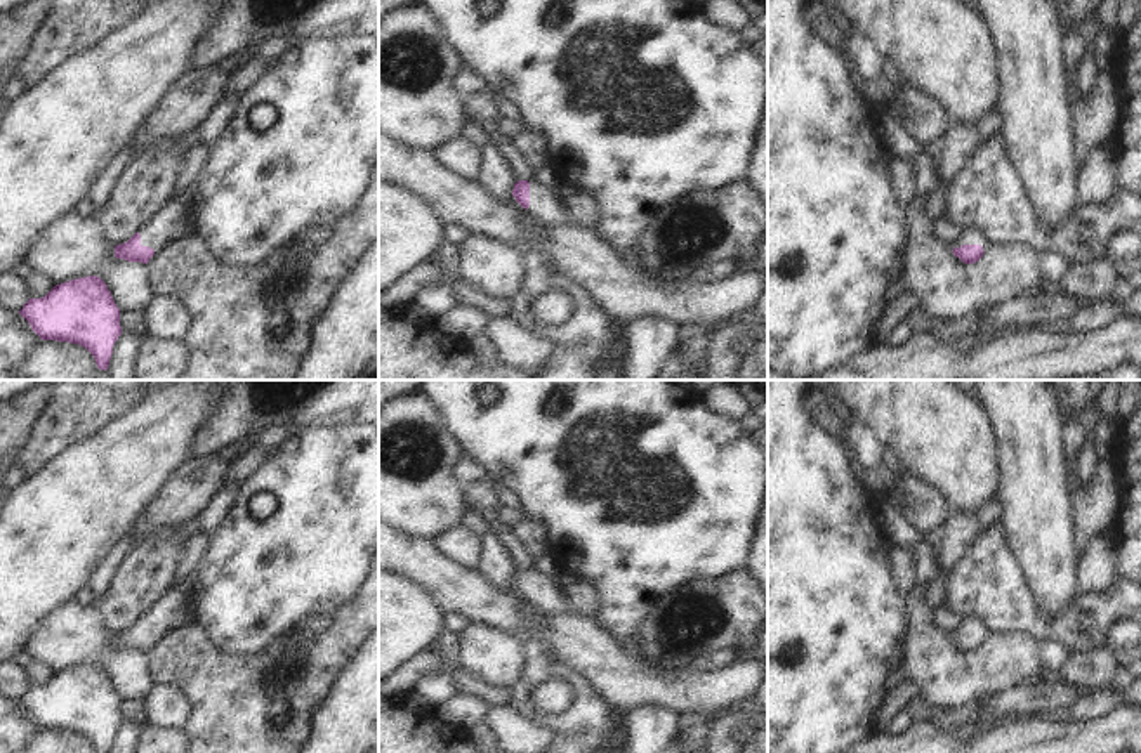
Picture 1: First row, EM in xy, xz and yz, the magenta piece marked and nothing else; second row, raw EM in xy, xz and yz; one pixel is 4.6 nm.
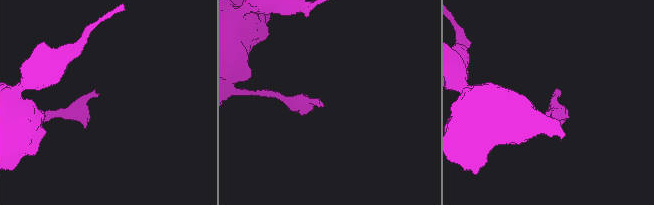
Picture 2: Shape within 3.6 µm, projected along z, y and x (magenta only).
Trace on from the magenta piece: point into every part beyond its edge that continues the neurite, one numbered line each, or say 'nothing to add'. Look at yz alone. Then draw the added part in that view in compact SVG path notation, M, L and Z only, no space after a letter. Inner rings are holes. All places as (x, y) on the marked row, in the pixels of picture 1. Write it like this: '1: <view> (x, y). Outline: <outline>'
1: yz (971, 235). Outline: M967 227L962 229L955 243L957 248L962 245L981 245L983 252L986 252L992 246L992 239L979 227Z

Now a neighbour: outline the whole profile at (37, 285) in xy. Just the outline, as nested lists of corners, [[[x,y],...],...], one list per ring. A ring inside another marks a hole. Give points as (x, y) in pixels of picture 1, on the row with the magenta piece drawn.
[[[23,271],[23,285],[31,298],[42,298],[56,286],[49,276],[36,271]]]

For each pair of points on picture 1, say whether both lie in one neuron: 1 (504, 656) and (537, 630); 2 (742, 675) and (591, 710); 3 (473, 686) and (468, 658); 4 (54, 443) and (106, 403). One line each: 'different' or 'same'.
1: different
2: different
3: different
4: same

